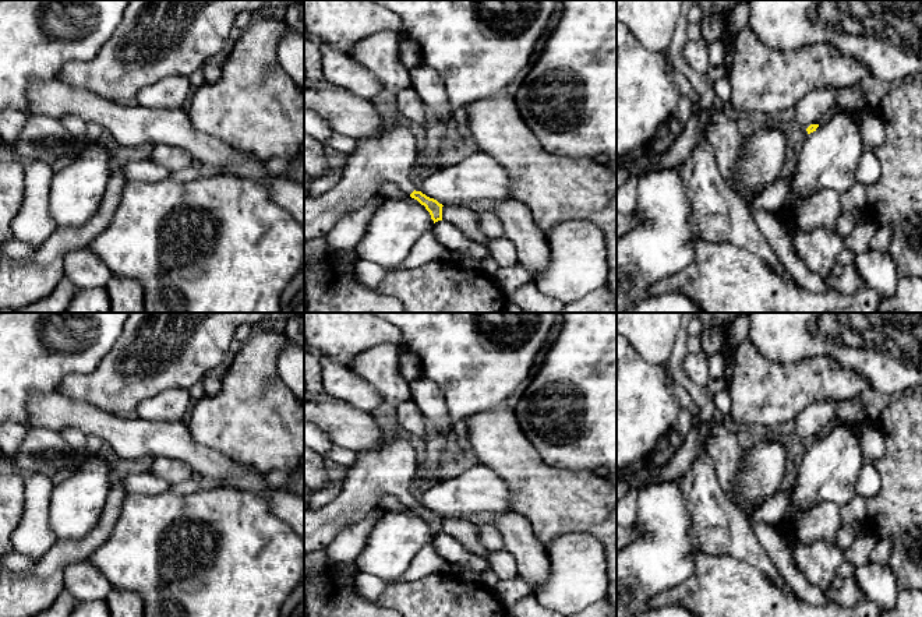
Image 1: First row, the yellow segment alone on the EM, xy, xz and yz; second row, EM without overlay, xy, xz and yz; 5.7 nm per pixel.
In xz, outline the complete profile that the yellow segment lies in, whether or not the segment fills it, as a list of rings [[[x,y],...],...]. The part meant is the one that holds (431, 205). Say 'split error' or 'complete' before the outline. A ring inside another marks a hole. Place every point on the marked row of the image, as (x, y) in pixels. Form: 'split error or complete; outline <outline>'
split error; outline [[[388,123],[379,135],[357,141],[356,148],[346,156],[339,183],[318,197],[304,200],[304,240],[325,237],[340,216],[361,208],[377,195],[382,181],[393,181],[407,191],[411,198],[425,207],[434,223],[442,221],[444,205],[416,191],[410,181],[410,172],[421,163],[423,151],[423,137],[411,124]]]

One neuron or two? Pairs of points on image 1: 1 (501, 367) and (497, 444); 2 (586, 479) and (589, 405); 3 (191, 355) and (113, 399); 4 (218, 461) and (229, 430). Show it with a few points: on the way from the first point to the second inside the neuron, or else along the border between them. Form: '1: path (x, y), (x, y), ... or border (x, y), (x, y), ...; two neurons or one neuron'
1: border (507, 401), (469, 416); two neurons
2: border (554, 465), (562, 469), (592, 471); two neurons
3: path (172, 365), (154, 378), (133, 381); one neuron
4: border (193, 436), (200, 443), (250, 468); two neurons

